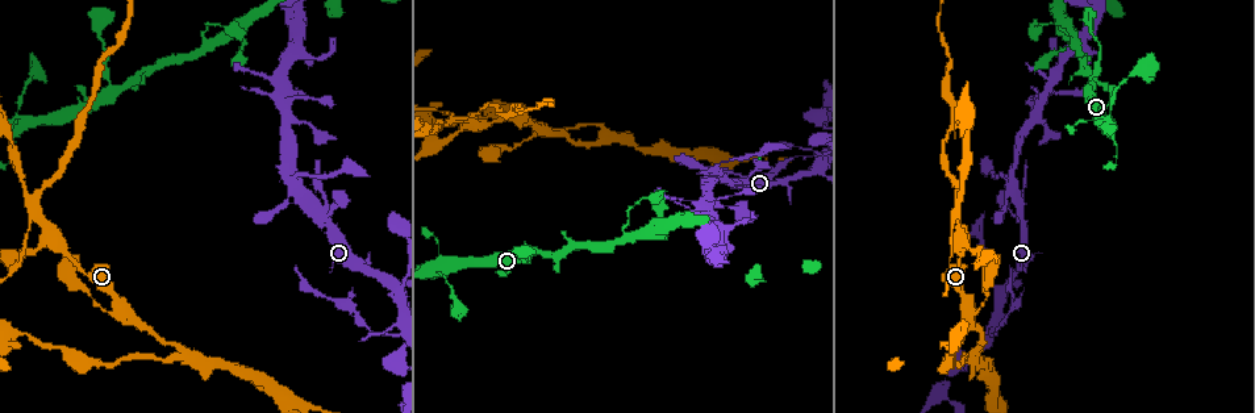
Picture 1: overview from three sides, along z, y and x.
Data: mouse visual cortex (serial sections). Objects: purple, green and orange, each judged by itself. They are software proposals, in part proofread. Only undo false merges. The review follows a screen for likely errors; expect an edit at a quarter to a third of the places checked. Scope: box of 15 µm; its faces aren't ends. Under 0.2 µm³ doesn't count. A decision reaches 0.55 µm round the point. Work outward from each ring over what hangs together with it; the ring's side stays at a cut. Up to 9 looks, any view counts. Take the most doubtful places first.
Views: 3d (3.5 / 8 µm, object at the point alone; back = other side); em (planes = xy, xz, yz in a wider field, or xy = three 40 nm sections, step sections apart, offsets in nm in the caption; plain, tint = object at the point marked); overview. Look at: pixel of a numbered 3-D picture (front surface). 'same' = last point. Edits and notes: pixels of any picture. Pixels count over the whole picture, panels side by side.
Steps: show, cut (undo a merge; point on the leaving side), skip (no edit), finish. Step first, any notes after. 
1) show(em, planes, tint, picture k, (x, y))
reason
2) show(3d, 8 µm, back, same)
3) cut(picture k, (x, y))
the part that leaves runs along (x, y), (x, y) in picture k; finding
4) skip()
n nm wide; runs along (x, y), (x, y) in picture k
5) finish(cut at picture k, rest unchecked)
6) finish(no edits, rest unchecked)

show(em, xy, step 5, tint, picture 1, (35, 200))
four or more arms meet

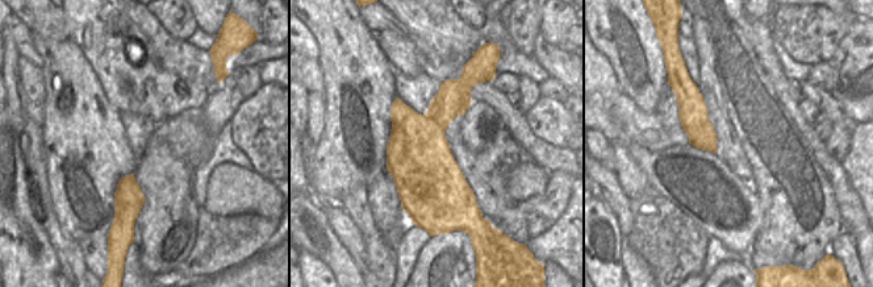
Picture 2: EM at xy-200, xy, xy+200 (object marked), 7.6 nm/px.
show(3d, 3.5 µm, back, same)

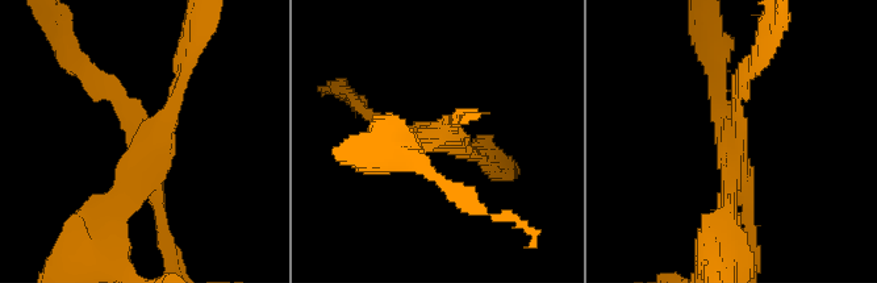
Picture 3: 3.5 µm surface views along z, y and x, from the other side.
cut(picture 3, (165, 236))
two cells meet here

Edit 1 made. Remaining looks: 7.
show(3d, 3.5 µm, picture 1, (395, 335))
calibre changes

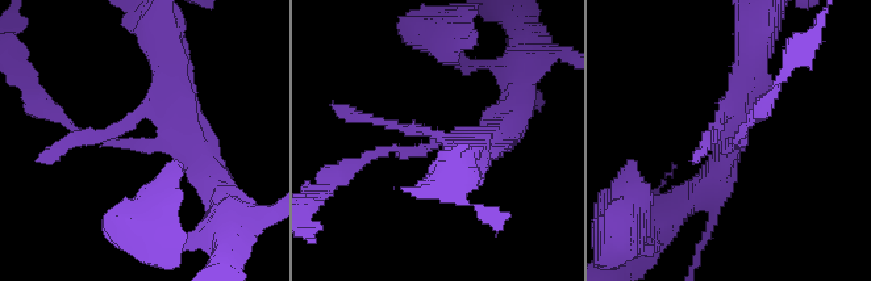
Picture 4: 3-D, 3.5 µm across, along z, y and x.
show(em, planes, plain, picture 4, (438, 143))
now the EM

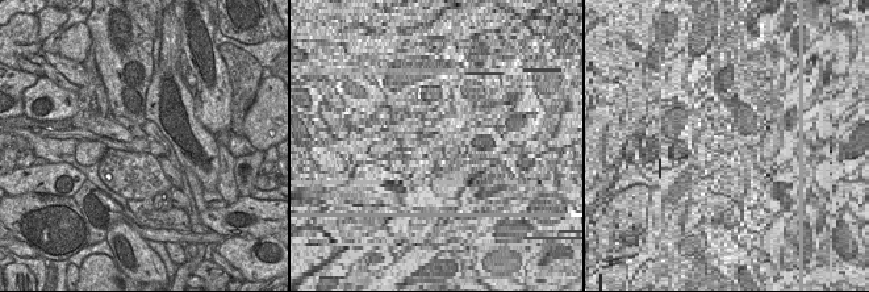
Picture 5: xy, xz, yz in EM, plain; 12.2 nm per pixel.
show(em, planes, tint, same)

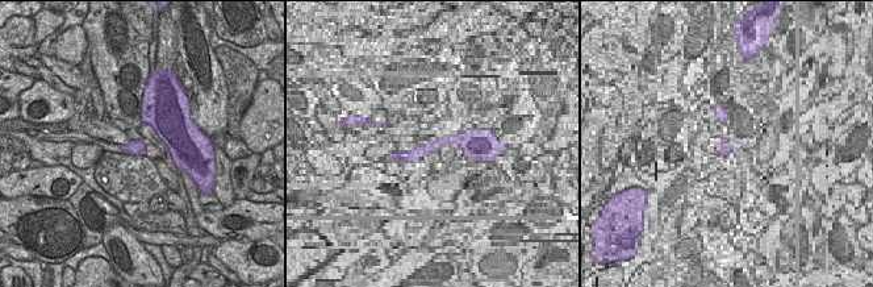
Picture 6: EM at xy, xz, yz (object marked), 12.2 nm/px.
skip()
runs along (176, 84), (167, 137), (116, 145), (67, 124) in picture 4; continuous, no second cell

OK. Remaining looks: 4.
show(3d, 3.5 µm, picture 1, (111, 93))
sharp bend

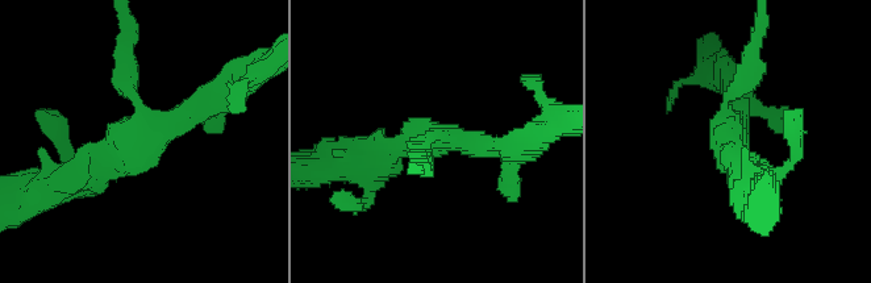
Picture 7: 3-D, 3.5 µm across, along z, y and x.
show(em, xy, step 5, tint, picture 7, (733, 137))
3 arms; arms of 250, 250, 400 nm

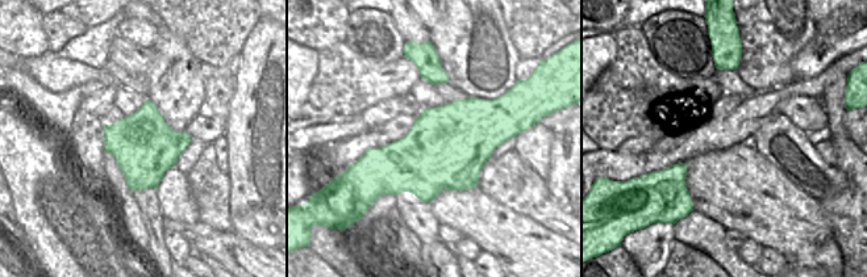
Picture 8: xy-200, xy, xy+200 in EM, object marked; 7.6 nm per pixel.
skip()
runs along (66, 178), (215, 102) in picture 7; one cell here

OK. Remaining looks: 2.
show(3d, 8 µm, picture 1, (969, 310))
side arm on a straight run

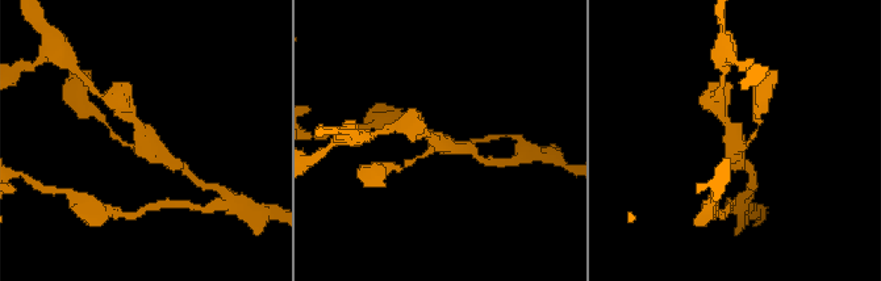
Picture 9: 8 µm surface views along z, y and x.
show(3d, 3.5 µm, picture 9, (735, 138))
zoom in

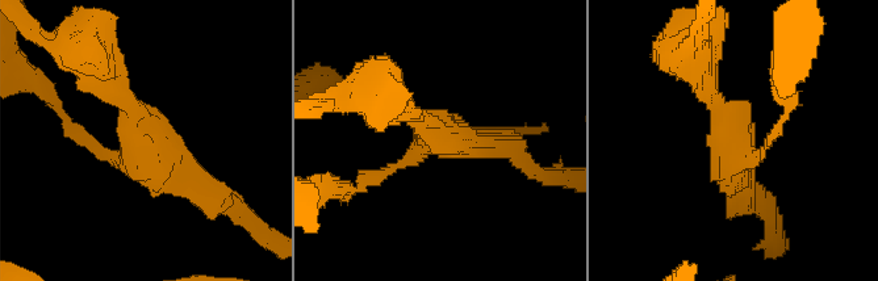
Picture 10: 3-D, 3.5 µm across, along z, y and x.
skip()
arms of 150, 250, 300 nm; runs along (103, 76), (151, 146), (216, 197) in picture 10; continuous, no second cell

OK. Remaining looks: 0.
finish(cut at picture 3, rest unchecked)

